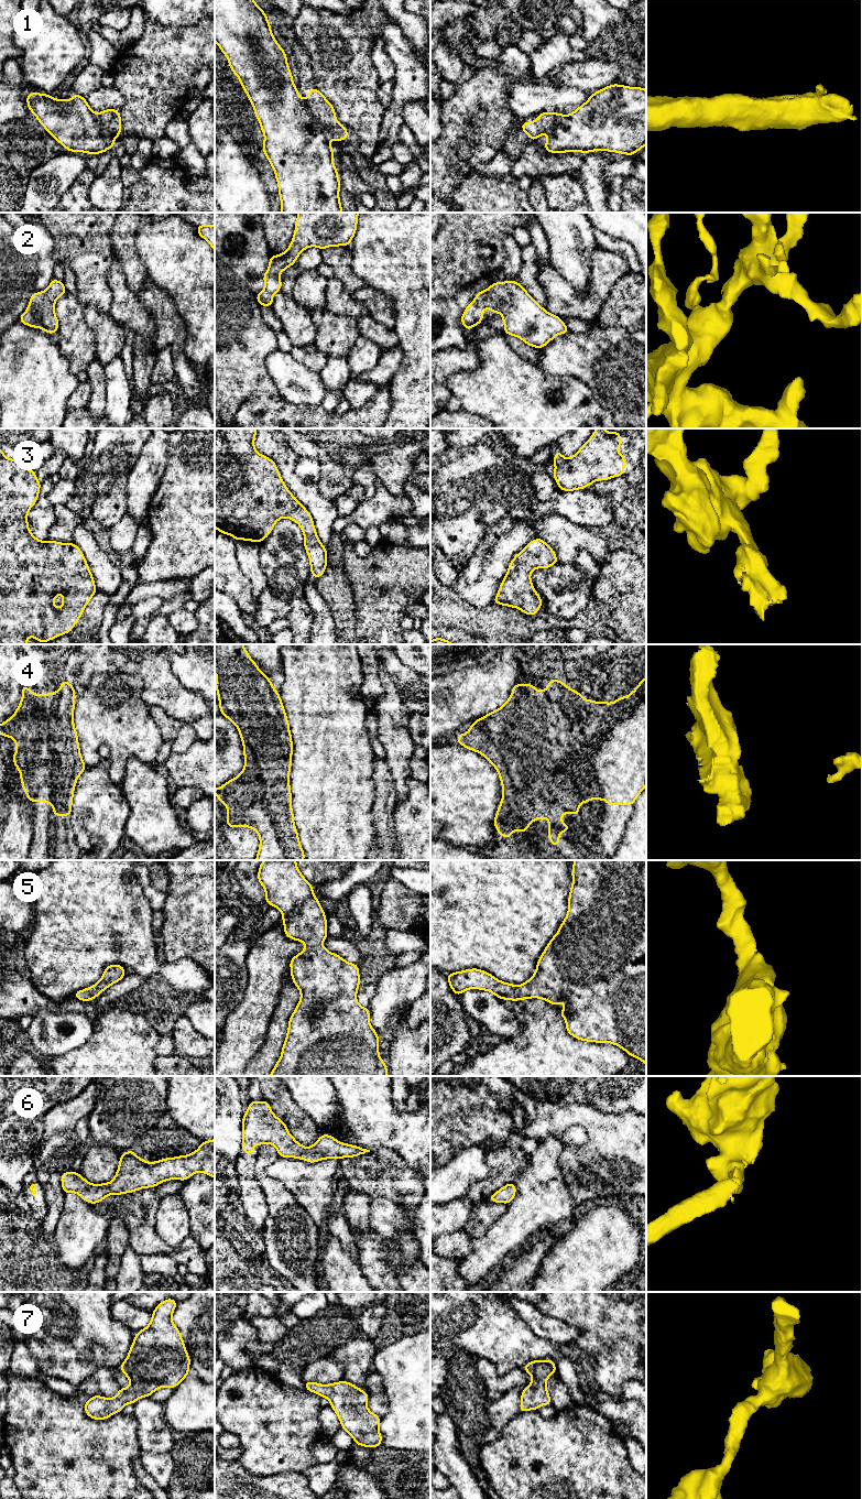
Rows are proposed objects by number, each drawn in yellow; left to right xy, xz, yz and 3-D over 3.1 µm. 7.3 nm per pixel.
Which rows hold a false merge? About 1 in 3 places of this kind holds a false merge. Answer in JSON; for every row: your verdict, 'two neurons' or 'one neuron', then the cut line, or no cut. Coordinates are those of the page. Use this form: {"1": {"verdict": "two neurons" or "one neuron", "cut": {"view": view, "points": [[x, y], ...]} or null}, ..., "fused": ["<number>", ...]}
{"1": {"verdict": "two neurons", "cut": {"view": "xz", "points": [[303, 100], [308, 112], [329, 137]]}}, "2": {"verdict": "one neuron", "cut": null}, "3": {"verdict": "one neuron", "cut": null}, "4": {"verdict": "one neuron", "cut": null}, "5": {"verdict": "one neuron", "cut": null}, "6": {"verdict": "one neuron", "cut": null}, "7": {"verdict": "one neuron", "cut": null}, "fused": ["1"]}

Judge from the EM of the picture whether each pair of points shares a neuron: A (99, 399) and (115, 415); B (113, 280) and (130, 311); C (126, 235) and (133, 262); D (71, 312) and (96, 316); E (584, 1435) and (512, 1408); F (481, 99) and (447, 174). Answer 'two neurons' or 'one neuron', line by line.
A: two neurons
B: one neuron
C: one neuron
D: two neurons
E: two neurons
F: one neuron

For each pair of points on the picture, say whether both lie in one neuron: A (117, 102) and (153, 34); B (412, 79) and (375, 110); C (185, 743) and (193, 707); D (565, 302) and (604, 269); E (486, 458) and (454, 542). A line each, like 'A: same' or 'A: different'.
A: different
B: different
C: different
D: same
E: same

